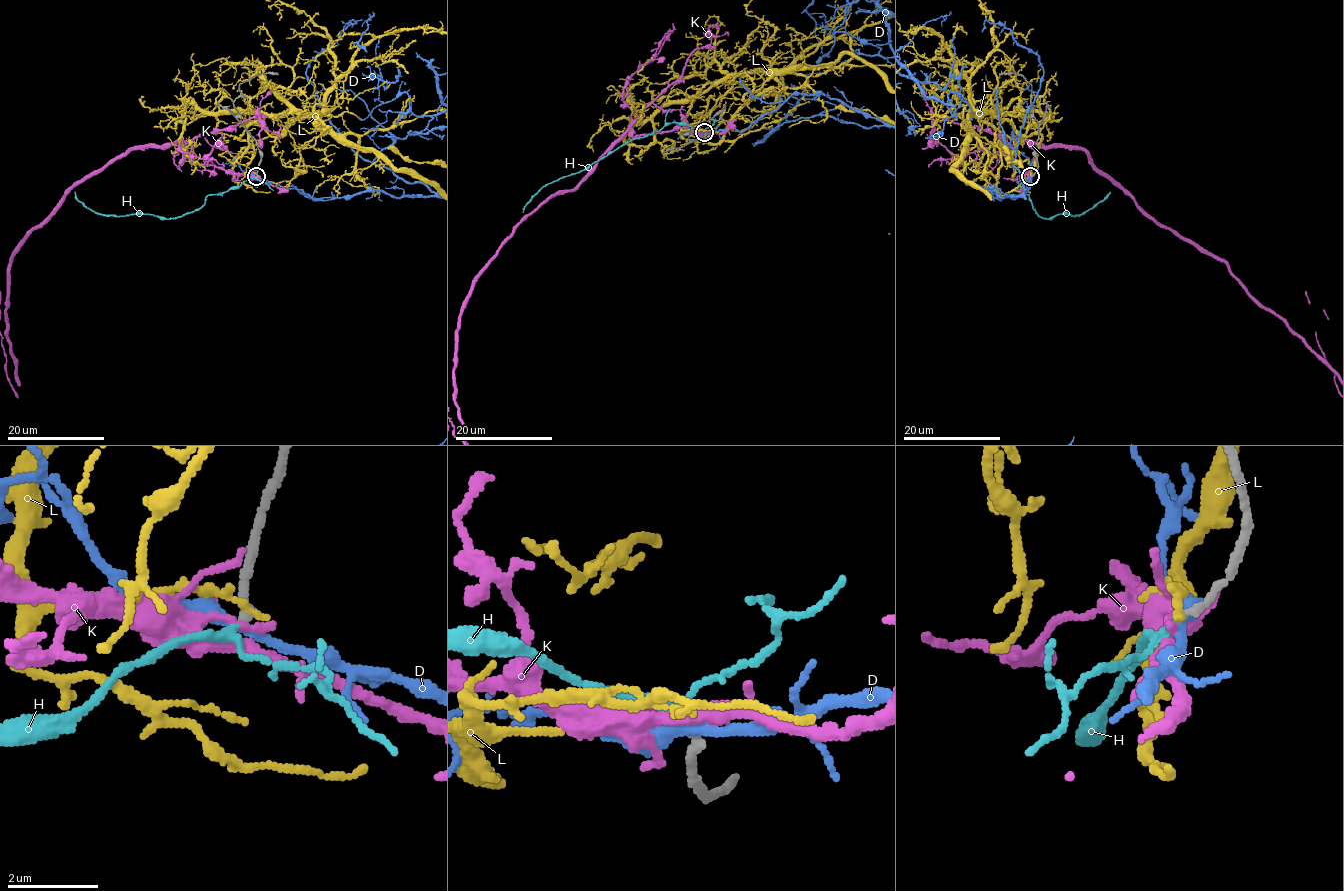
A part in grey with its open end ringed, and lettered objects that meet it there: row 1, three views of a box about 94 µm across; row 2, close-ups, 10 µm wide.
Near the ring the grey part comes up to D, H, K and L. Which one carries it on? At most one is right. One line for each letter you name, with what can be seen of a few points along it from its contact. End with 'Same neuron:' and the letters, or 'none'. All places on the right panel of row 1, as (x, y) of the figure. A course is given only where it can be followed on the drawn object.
H: via (1030, 176), (1020, 192), (1029, 195), (1041, 217), (1084, 214), (1111, 192)
Same neuron: H

